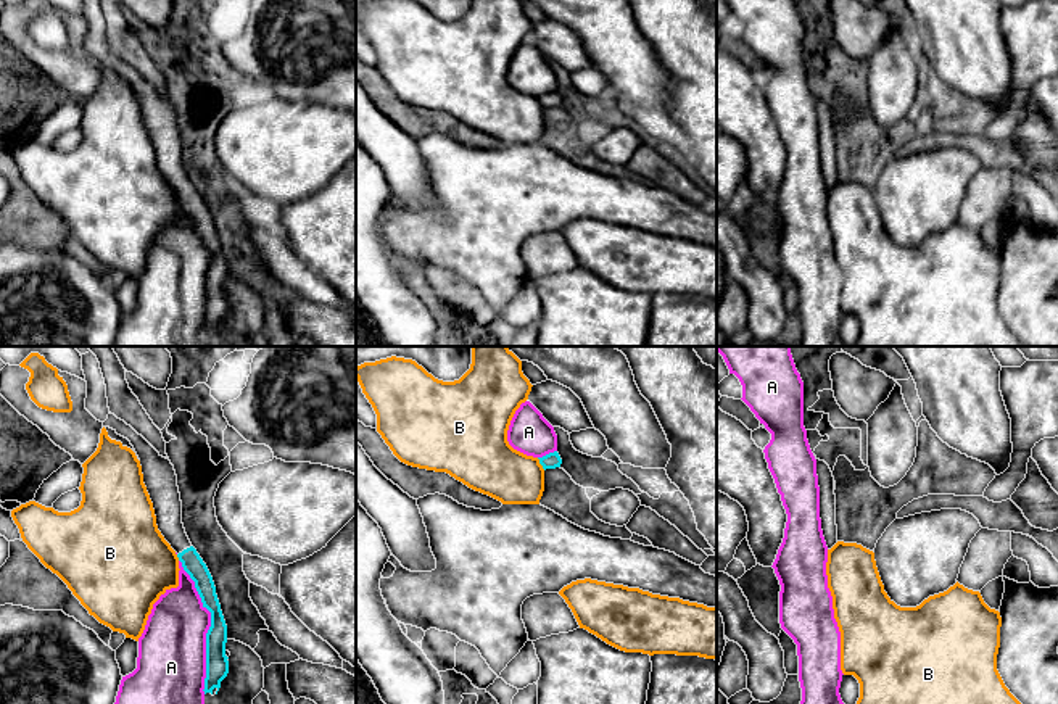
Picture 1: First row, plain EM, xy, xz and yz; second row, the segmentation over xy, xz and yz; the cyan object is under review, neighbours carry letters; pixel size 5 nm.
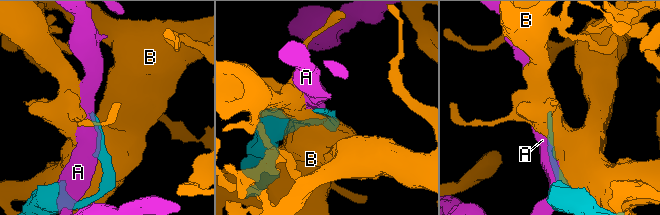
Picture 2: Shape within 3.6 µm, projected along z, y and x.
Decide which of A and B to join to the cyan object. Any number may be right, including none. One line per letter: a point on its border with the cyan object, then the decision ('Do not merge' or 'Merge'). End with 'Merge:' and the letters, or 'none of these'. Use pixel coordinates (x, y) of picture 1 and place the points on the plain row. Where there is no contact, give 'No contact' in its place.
A: Touches cyan at xy (210, 266). Do not merge
B: Touches cyan at xz (540, 102). Do not merge
Merge: none of these

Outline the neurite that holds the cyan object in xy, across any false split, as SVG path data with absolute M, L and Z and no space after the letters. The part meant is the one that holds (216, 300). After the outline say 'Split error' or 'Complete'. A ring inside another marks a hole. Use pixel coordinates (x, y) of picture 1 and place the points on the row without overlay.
M82 0L87 21L85 48L118 74L127 77L134 85L143 113L143 122L153 142L156 164L164 179L177 192L184 209L195 221L203 246L211 251L211 266L206 272L206 317L205 333L216 327L229 313L229 296L225 295L227 264L216 234L213 216L192 185L182 163L182 140L177 126L177 114L169 98L163 97L142 74L130 64L110 52L106 24L98 0Z. Split error

